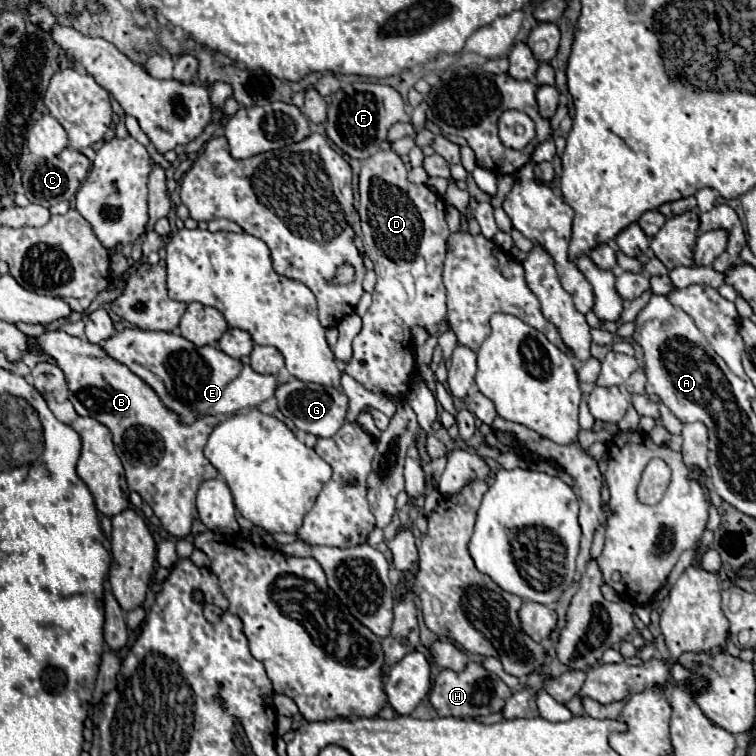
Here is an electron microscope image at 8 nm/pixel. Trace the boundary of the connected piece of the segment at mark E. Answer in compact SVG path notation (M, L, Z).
M126 327L118 333L114 333L112 337L104 339L102 341L102 349L114 357L116 361L124 363L130 371L134 371L142 381L146 381L156 393L158 397L162 399L162 403L180 413L182 421L190 423L198 417L204 417L204 415L232 415L232 413L242 413L242 411L248 411L252 407L257 407L264 414L274 415L276 409L270 412L270 399L276 399L274 397L274 389L278 385L276 377L272 375L260 375L256 371L250 369L250 365L244 365L242 361L234 359L234 357L228 357L224 351L216 349L216 347L196 347L192 345L188 339L176 335L176 333L166 333L166 331L144 331L144 329L138 329L138 327Z

